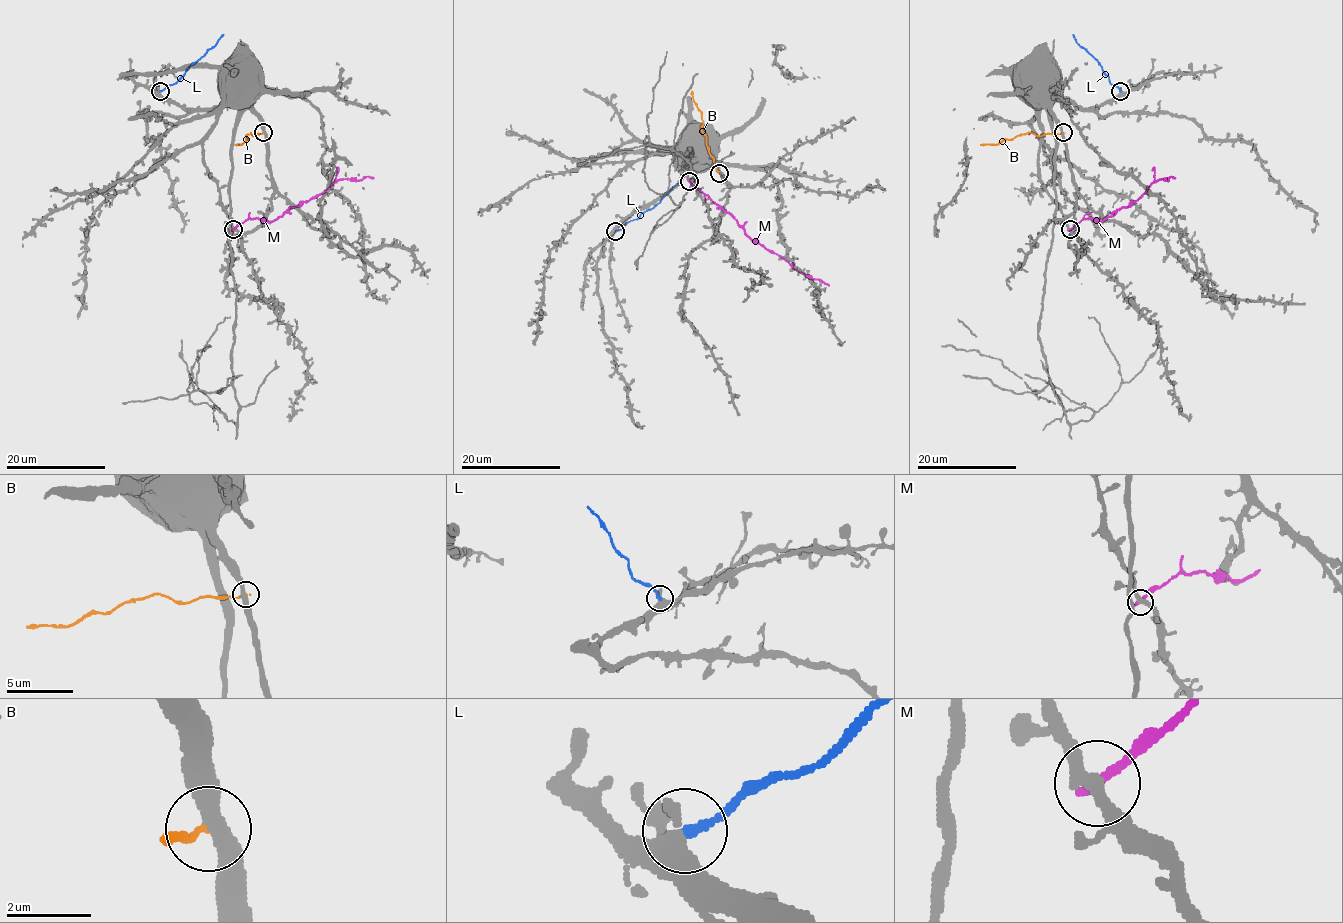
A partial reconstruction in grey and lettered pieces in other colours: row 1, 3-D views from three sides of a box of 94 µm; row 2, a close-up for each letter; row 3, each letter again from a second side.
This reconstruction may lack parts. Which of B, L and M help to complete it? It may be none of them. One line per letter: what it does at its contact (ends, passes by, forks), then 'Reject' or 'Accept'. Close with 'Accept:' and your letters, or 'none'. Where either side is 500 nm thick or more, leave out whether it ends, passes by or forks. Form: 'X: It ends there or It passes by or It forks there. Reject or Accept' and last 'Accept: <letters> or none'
B: It ends there. Reject
L: It ends there. Reject
M: It ends there. Reject
Accept: none

